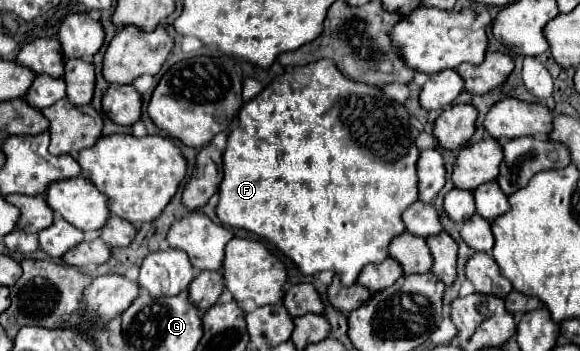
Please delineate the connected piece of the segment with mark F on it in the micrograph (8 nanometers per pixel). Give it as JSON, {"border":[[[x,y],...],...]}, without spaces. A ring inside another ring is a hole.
{"border":[[[317,61],[313,65],[287,69],[283,75],[275,77],[257,97],[247,101],[239,111],[239,125],[229,133],[227,147],[223,153],[223,181],[219,185],[219,203],[217,203],[217,217],[223,225],[237,227],[251,231],[277,247],[303,275],[317,275],[321,271],[333,271],[341,277],[341,285],[353,285],[359,277],[361,269],[367,263],[381,263],[387,259],[387,245],[393,237],[405,231],[401,221],[401,213],[417,201],[417,173],[415,163],[419,159],[419,149],[415,145],[415,137],[419,131],[409,123],[409,113],[401,103],[385,97],[379,87],[361,85],[341,77],[333,61]]]}

